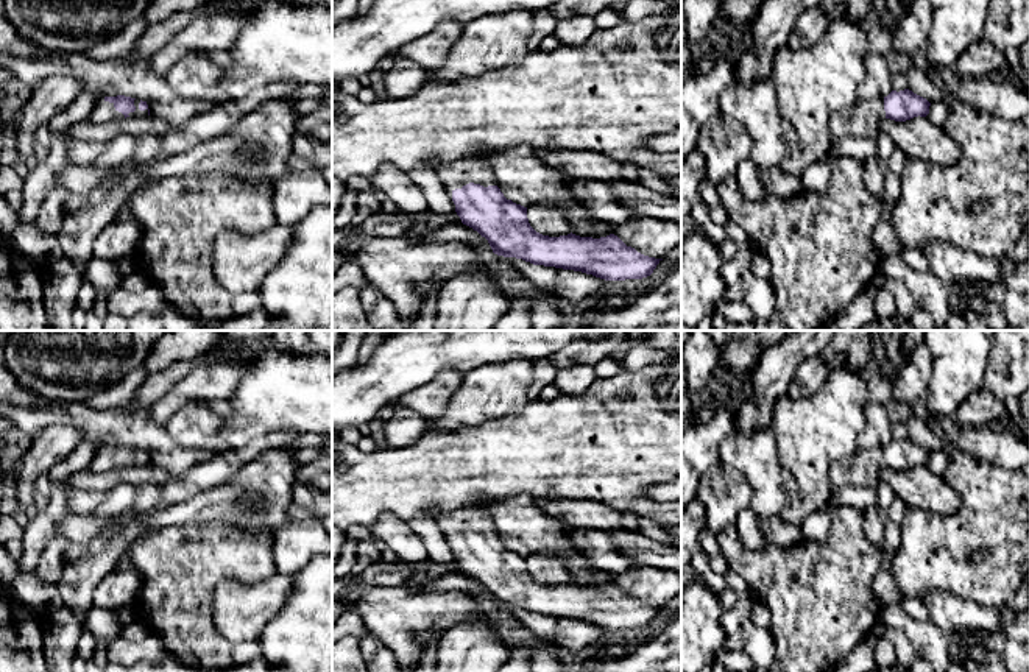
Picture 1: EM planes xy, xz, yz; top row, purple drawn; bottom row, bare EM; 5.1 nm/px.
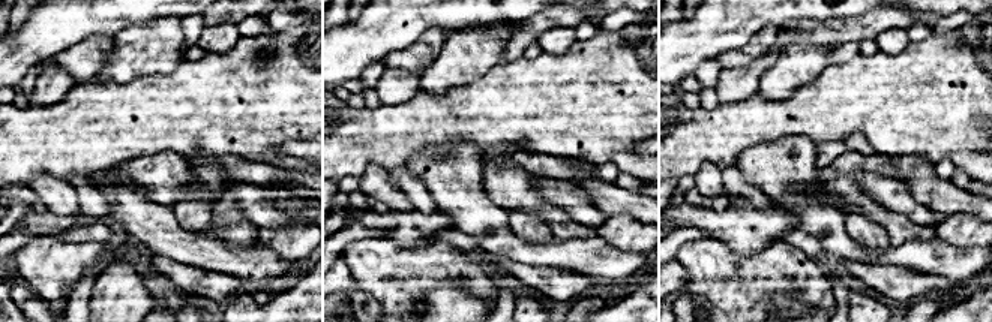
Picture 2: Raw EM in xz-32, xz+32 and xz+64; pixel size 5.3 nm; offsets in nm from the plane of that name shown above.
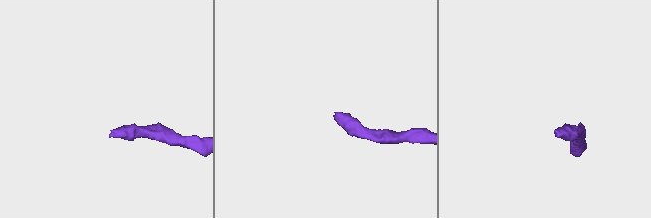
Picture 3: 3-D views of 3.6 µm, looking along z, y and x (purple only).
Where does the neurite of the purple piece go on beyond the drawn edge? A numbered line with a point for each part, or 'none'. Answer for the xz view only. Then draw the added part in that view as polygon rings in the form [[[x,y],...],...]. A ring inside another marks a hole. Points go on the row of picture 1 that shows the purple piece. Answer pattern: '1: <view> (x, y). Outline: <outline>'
1: xz (474, 169). Outline: [[[477,151],[476,154],[458,161],[435,164],[432,168],[449,190],[461,189],[469,182],[483,187],[496,186],[496,179],[488,165],[488,157],[491,154],[491,151]]]

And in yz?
1: yz (861, 120). Outline: [[[884,98],[861,100],[831,117],[831,139],[872,137],[879,134],[879,122],[886,118]]]

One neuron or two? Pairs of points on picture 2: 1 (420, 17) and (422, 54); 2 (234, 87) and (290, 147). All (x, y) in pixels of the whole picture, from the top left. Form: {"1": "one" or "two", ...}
{"1": "two", "2": "two"}

